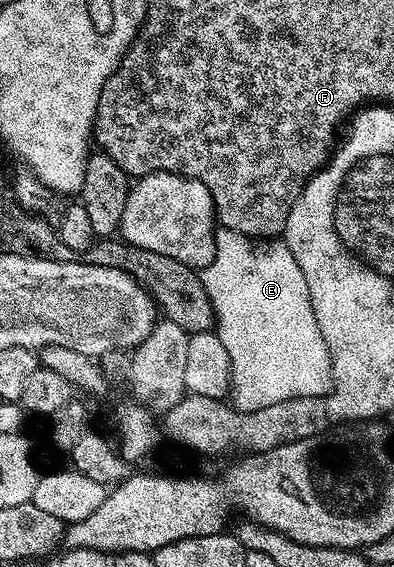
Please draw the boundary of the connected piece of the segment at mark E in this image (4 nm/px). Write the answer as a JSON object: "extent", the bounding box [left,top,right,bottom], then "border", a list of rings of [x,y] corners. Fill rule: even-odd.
{"extent":[201,228,332,409],"border":[[[220,228],[216,234],[215,258],[201,271],[201,280],[210,295],[211,304],[215,308],[216,333],[222,338],[222,346],[226,346],[232,363],[232,390],[230,400],[238,409],[255,409],[271,406],[284,399],[298,398],[308,395],[326,395],[332,391],[332,359],[328,353],[326,342],[322,338],[322,330],[318,330],[318,318],[314,314],[314,306],[310,302],[310,290],[306,290],[306,278],[302,278],[302,270],[298,270],[298,262],[294,262],[294,254],[282,242],[256,242],[246,235],[239,234],[229,228]]]}

